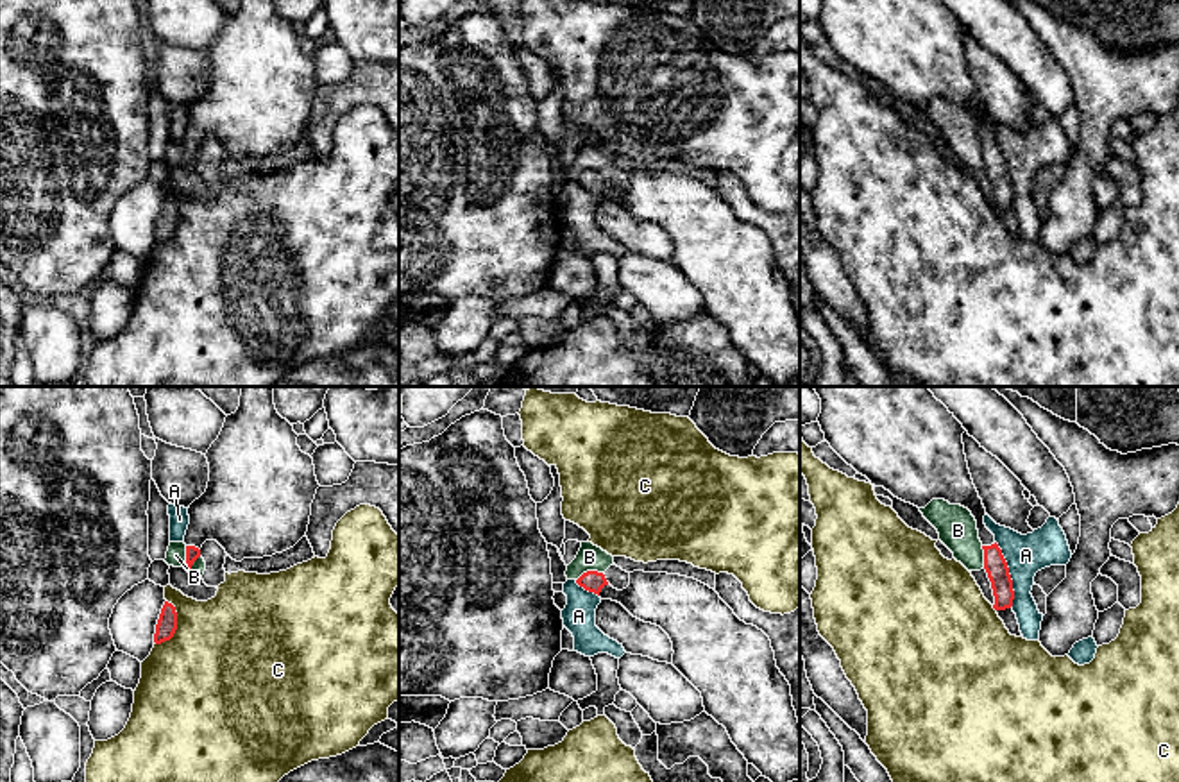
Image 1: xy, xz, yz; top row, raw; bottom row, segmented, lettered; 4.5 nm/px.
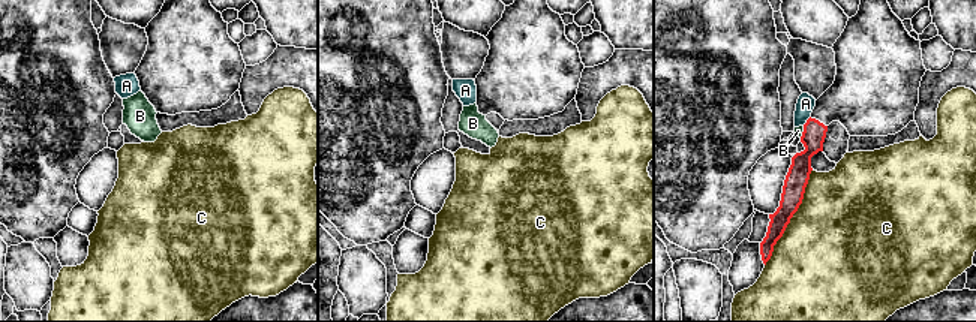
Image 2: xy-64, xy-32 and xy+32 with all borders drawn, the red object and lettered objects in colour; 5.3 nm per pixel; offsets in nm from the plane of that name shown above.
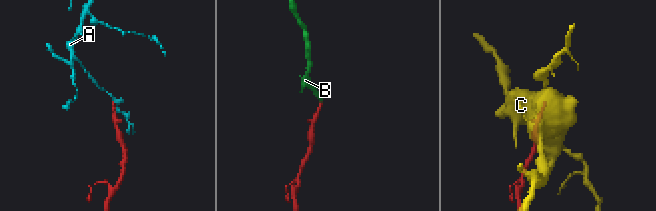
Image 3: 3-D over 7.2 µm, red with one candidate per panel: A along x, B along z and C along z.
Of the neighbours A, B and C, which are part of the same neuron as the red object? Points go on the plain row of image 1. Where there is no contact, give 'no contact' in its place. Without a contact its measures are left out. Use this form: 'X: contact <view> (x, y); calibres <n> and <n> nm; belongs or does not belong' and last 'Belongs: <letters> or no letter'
A: contact yz (1009, 174); calibres 100 and 180 nm; does not belong
B: contact xz (589, 170); calibres 90 and 120 nm; does not belong
C: contact xy (176, 226); calibres 90 and 480 nm; does not belong
Belongs: no letter

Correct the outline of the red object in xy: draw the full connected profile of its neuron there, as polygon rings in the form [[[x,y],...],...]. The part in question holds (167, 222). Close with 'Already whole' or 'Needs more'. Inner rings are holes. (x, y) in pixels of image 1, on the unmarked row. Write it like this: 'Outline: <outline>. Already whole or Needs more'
Outline: [[[165,200],[154,233],[154,242],[161,243],[170,240],[177,229],[177,211],[175,206]]]. Already whole

